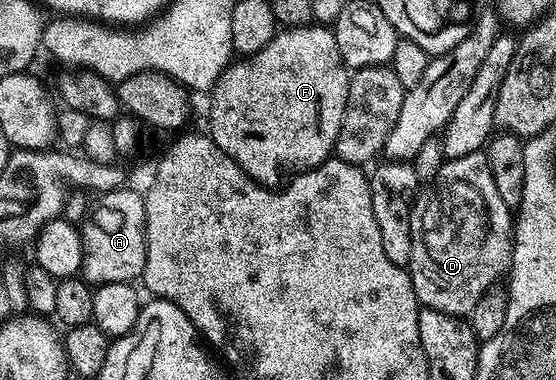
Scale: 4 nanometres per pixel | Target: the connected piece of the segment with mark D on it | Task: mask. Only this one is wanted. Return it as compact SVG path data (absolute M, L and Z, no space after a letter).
M482 151L468 153L464 157L446 159L438 175L433 179L430 196L416 215L416 230L412 241L410 258L410 280L419 304L423 308L457 315L469 316L470 310L480 301L482 294L491 290L498 278L510 269L510 258L514 252L512 209L500 197L499 190L489 171L489 161Z

